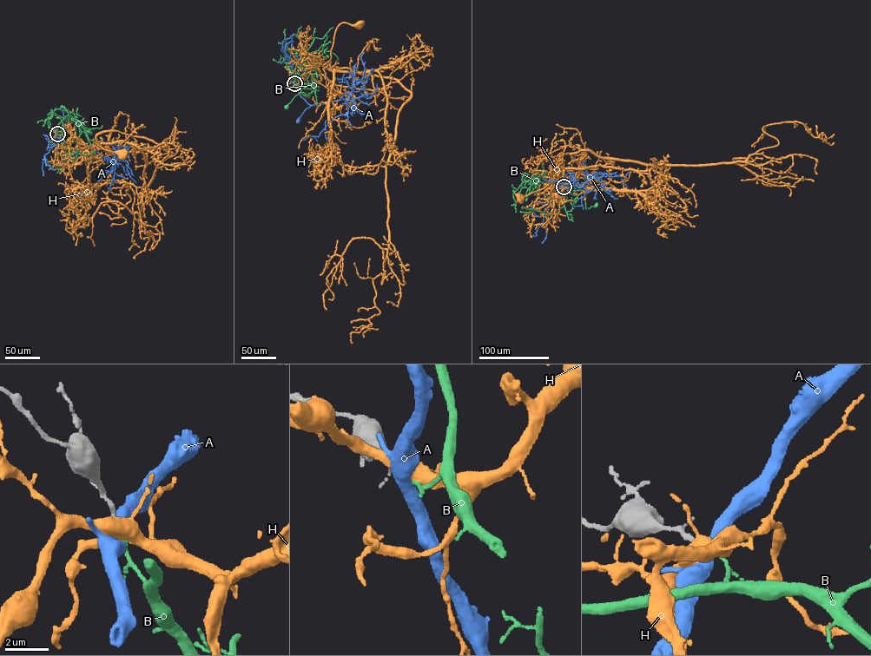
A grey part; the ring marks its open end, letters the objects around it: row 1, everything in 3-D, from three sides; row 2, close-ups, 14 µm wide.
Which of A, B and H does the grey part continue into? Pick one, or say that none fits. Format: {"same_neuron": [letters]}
{"same_neuron": ["B"]}

